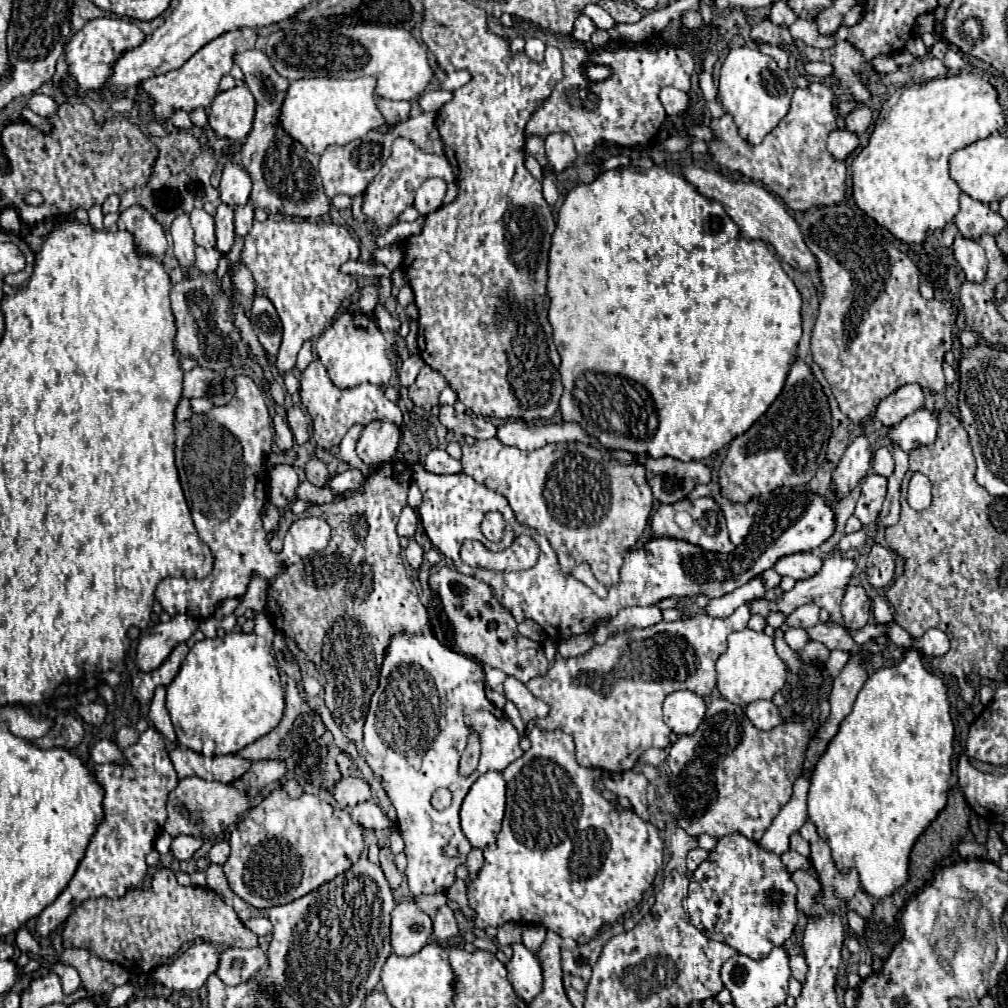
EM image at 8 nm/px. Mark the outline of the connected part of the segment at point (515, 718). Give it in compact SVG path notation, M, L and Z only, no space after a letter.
M505 702L503 712L505 712L505 716L513 722L513 726L519 730L519 734L523 734L523 732L527 730L525 724L523 724L523 720L521 720L521 716L519 716L519 710L517 710L517 706L513 706L513 702Z

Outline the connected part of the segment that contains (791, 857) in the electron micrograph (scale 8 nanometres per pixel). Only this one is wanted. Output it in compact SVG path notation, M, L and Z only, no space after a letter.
M793 850L785 852L785 854L781 856L781 860L783 860L783 866L785 866L785 870L787 870L789 874L793 874L793 872L797 872L797 870L809 870L809 868L813 866L809 858L805 858L805 856L801 856L801 854L793 852Z

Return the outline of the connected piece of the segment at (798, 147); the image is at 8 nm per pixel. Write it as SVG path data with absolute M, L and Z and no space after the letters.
M813 82L805 90L797 88L791 98L791 108L787 116L771 134L765 136L759 146L751 146L749 142L741 140L733 116L725 114L723 118L709 124L709 128L715 132L715 140L708 142L708 154L714 162L719 162L721 167L737 170L753 182L761 182L793 212L803 212L811 206L839 204L847 192L845 164L833 160L825 146L829 132L837 128L833 116L833 100L835 96L831 94L831 88L819 82Z

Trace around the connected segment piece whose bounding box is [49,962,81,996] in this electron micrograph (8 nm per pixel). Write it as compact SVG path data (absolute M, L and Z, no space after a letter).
M55 962L55 964L49 966L49 972L54 972L60 977L63 994L67 994L67 996L73 994L81 986L81 978L79 978L79 974L77 974L77 970L73 966Z

